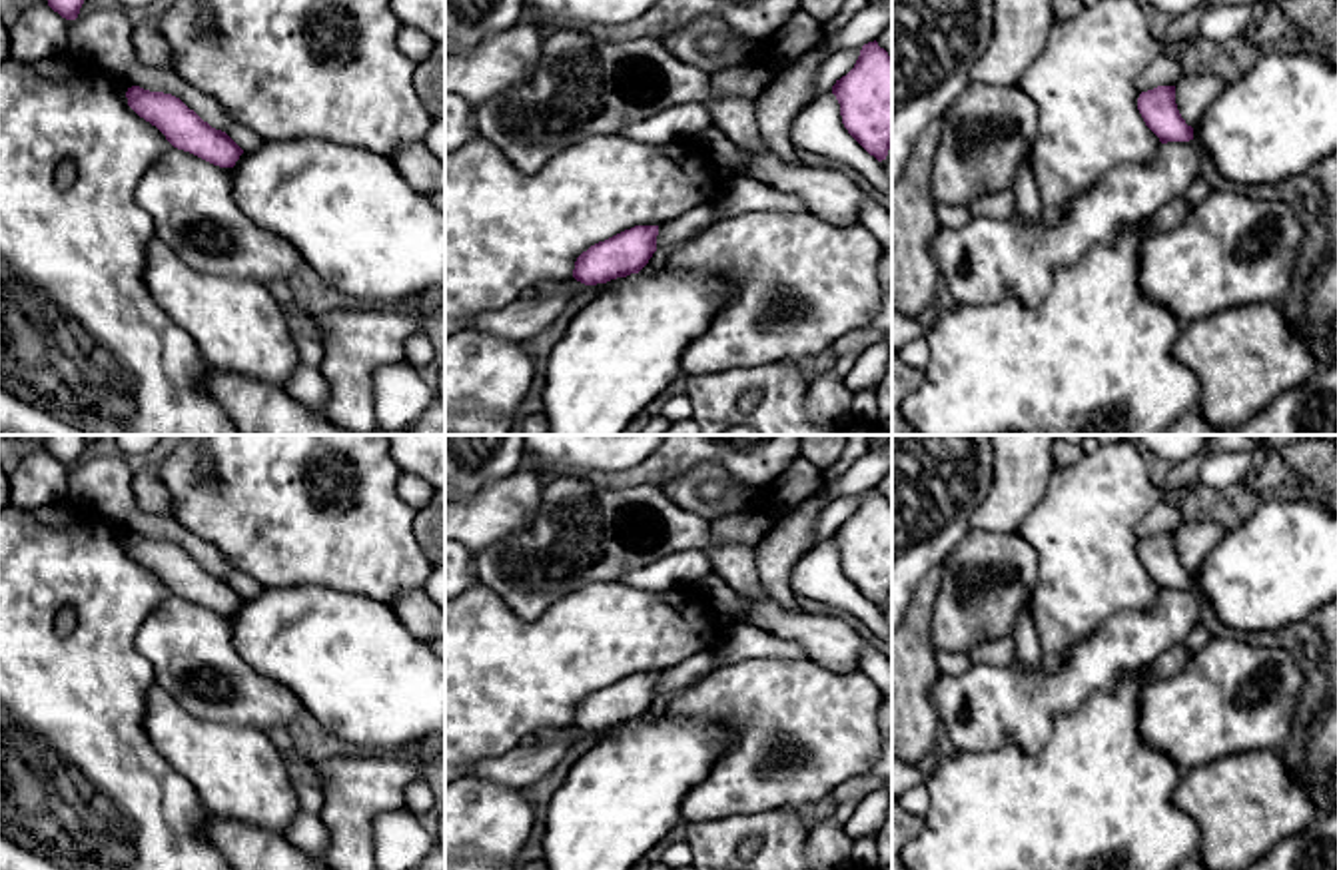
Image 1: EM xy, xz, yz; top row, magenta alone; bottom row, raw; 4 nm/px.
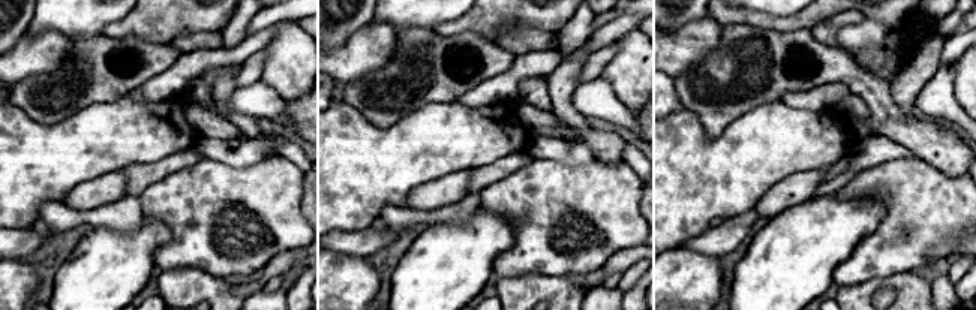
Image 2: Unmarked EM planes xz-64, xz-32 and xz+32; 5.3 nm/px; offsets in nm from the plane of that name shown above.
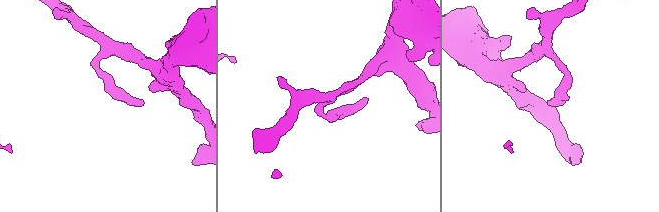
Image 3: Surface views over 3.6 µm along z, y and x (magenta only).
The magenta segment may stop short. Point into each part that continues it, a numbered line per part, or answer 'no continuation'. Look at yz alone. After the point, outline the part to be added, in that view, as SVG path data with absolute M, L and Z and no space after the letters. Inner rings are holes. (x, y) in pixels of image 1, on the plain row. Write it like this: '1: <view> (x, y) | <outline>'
no continuation

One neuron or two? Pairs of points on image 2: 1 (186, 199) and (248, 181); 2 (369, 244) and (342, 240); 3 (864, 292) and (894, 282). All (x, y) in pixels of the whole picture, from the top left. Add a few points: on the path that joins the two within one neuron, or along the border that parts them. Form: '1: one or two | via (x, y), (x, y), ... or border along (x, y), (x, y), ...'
1: one | via (201, 199), (227, 199), (233, 196)
2: one | via (363, 243), (348, 243)
3: one | via (871, 286), (886, 282)

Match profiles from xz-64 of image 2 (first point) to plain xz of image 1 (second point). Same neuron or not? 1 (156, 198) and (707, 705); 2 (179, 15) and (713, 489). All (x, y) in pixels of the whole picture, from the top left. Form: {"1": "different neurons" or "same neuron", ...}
{"1": "same neuron", "2": "different neurons"}

